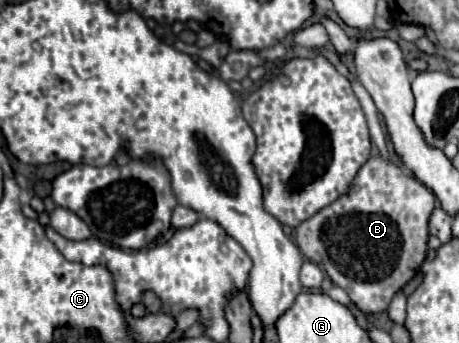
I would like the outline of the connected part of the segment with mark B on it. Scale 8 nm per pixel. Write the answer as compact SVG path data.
M375 156L361 166L347 194L295 228L297 246L305 258L321 266L329 278L349 294L349 298L363 314L375 314L387 310L391 298L417 274L423 260L427 258L427 224L433 208L435 194L427 186L423 186L417 178L405 174L393 162Z

